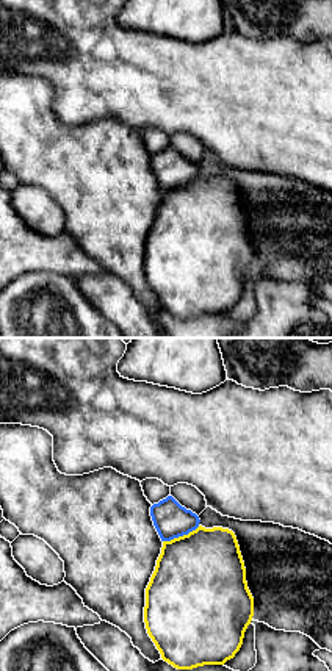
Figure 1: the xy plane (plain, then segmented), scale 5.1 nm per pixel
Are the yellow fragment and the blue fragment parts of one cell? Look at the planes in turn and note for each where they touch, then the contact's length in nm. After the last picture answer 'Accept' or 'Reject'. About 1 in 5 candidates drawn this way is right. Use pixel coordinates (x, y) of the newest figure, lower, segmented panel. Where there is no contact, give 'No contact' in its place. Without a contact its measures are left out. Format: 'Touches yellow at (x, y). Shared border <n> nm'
Touches yellow at (180, 537). Shared border 200 nm

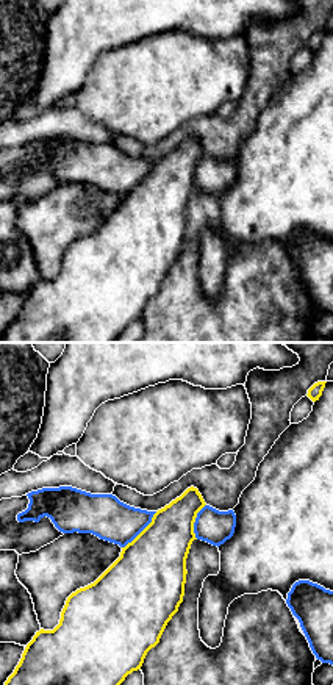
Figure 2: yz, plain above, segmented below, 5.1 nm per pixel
Touches yellow at (143, 530). Shared border 260 nm

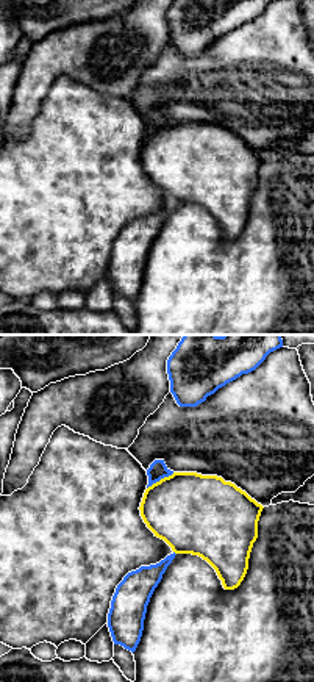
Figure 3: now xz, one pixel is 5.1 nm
Touches yellow at (161, 479). Shared border 170 nm

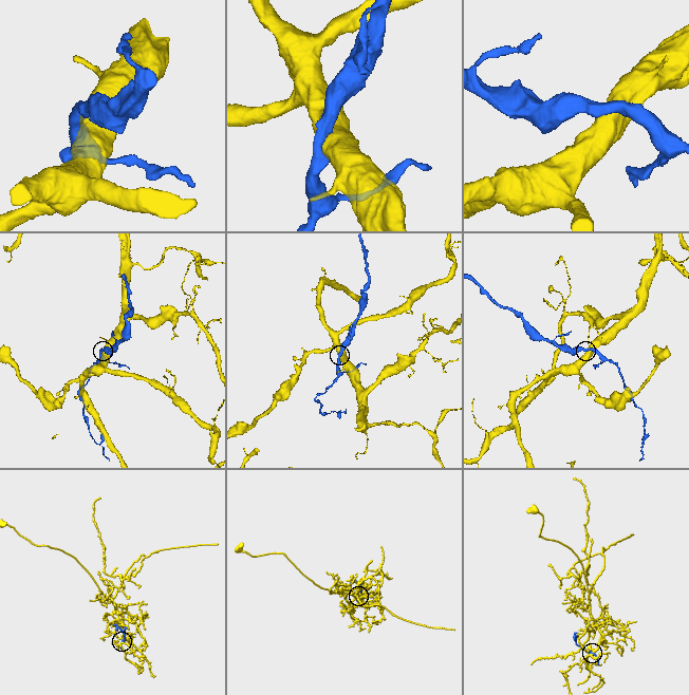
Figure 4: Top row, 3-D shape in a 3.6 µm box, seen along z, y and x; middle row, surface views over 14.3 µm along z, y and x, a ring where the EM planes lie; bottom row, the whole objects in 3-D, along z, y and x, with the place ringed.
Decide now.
Reject

